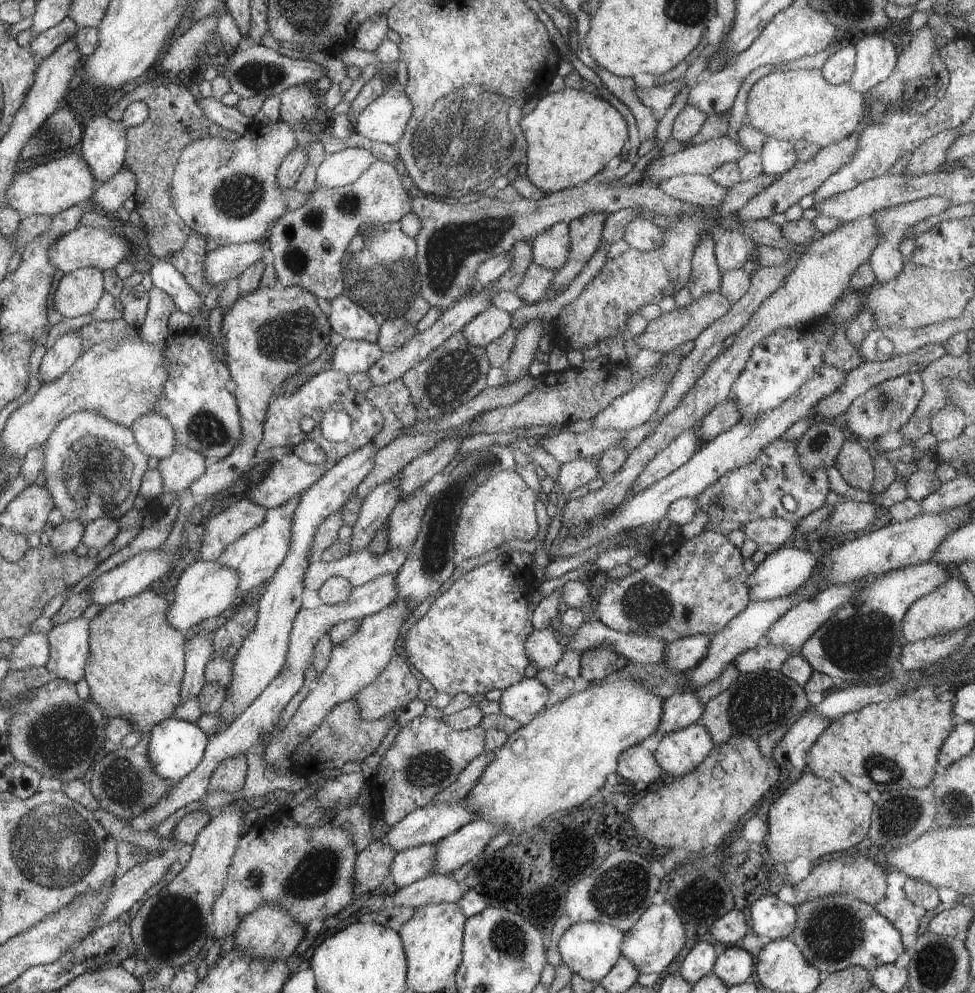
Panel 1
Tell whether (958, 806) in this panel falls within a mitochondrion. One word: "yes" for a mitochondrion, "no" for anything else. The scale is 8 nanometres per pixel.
yes

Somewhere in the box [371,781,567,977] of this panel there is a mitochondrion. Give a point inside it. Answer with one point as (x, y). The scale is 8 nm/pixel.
(507, 936)

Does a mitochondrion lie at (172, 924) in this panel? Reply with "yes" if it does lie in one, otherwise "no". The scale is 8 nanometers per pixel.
yes

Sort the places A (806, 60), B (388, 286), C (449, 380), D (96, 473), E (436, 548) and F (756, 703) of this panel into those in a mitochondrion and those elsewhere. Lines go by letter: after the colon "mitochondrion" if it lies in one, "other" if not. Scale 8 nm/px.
A: other
B: mitochondrion
C: mitochondrion
D: mitochondrion
E: mitochondrion
F: mitochondrion

